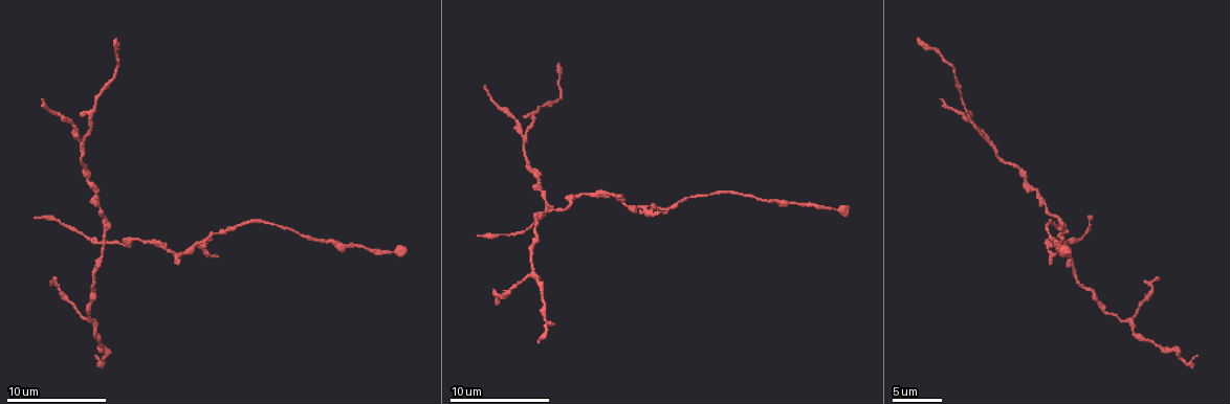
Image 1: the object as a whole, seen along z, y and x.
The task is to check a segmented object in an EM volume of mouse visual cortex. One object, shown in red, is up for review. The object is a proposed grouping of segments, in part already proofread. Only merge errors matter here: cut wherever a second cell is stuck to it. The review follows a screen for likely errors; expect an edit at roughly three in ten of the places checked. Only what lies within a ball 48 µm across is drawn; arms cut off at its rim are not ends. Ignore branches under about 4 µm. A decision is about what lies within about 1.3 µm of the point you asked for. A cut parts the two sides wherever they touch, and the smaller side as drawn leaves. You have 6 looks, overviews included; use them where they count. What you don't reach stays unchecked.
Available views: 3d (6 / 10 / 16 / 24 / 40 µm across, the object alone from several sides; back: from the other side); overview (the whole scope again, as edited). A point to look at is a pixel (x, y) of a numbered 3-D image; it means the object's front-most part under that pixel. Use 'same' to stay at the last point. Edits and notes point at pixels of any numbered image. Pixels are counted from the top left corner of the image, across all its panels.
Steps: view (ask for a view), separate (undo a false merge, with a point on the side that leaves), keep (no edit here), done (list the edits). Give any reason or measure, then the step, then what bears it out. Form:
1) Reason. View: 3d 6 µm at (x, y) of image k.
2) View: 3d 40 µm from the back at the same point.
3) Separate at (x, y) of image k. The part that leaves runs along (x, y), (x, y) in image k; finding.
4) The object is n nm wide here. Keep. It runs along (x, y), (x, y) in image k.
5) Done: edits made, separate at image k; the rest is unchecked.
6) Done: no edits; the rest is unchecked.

Four arms meet. View: 3d 10 µm at (104, 244) of image 1.

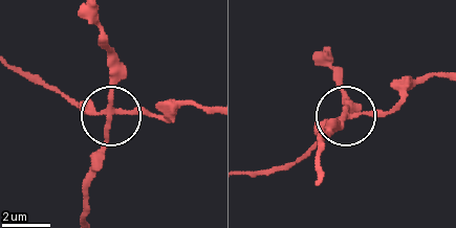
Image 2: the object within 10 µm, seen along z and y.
Separate at (86, 101) of image 2. A second cell is stuck on.

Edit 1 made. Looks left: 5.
Side arm on a straight run. View: 3d 6 µm at (522, 134) of image 1.

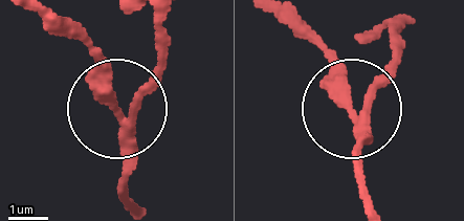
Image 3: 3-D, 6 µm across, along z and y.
Keep. It runs along (367, 199), (344, 69), (301, 22) in image 3; continuous, no second cell.

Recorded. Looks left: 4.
Branch point. View: 3d 16 µm at (1129, 321) of image 1.

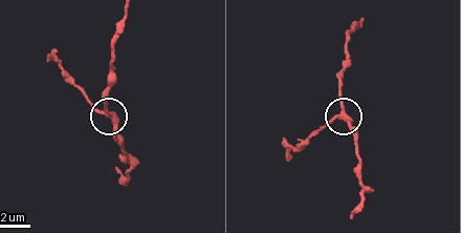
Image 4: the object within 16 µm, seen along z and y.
View: 3d 16 µm from the back at (342, 114) of image 4.

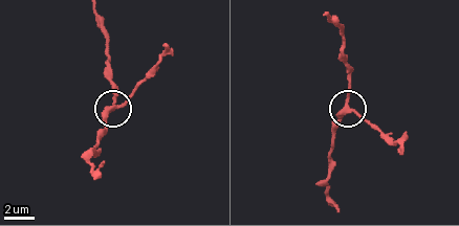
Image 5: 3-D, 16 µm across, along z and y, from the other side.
3 arms meet here. Keep. It runs along (327, 13), (342, 29), (346, 105), (378, 129) in image 5; continuous, no second cell.

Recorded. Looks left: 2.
Done: edits made, separate at image 2; the rest is unchecked.

